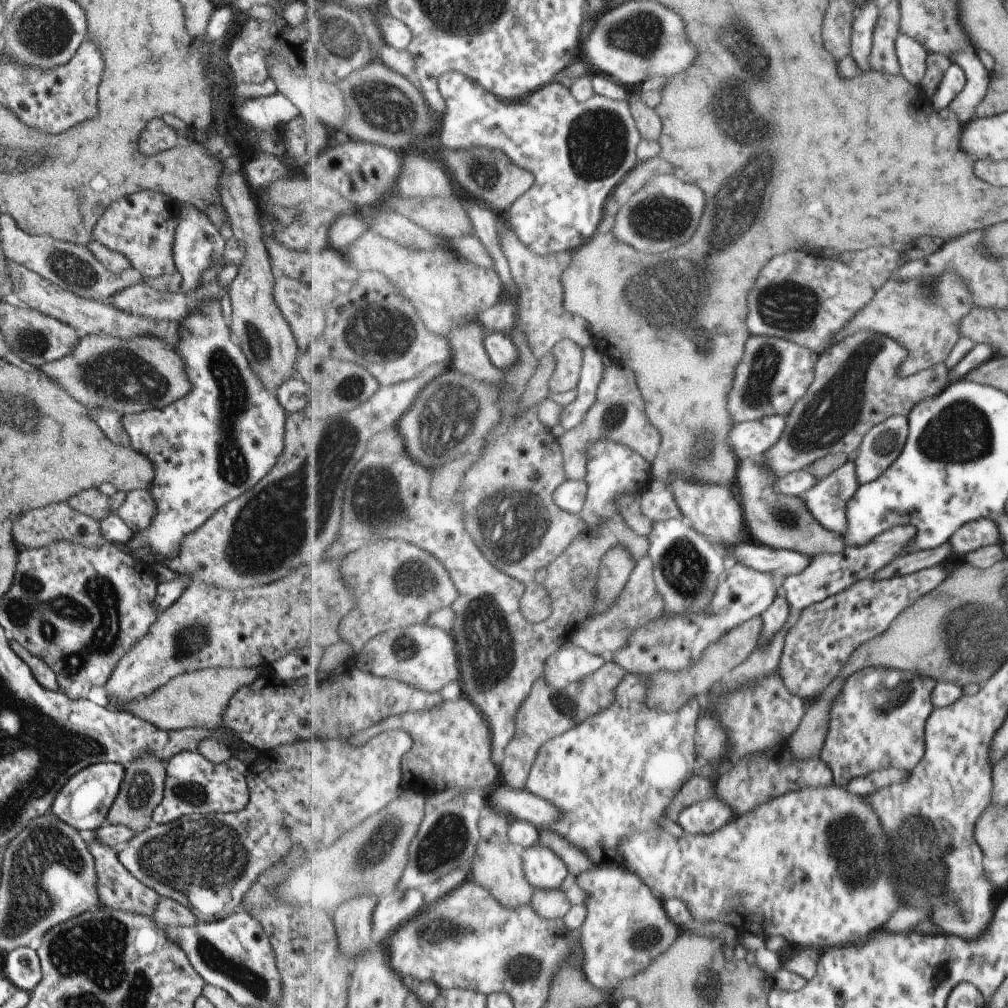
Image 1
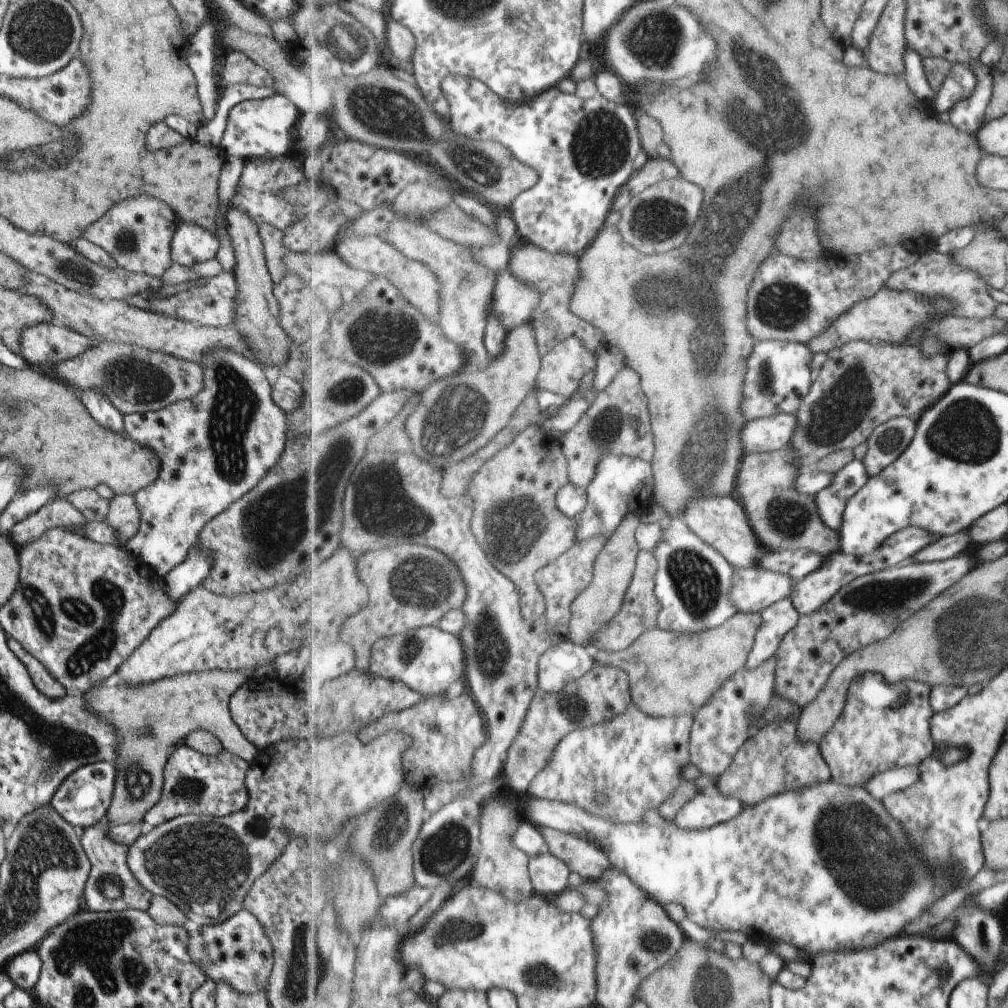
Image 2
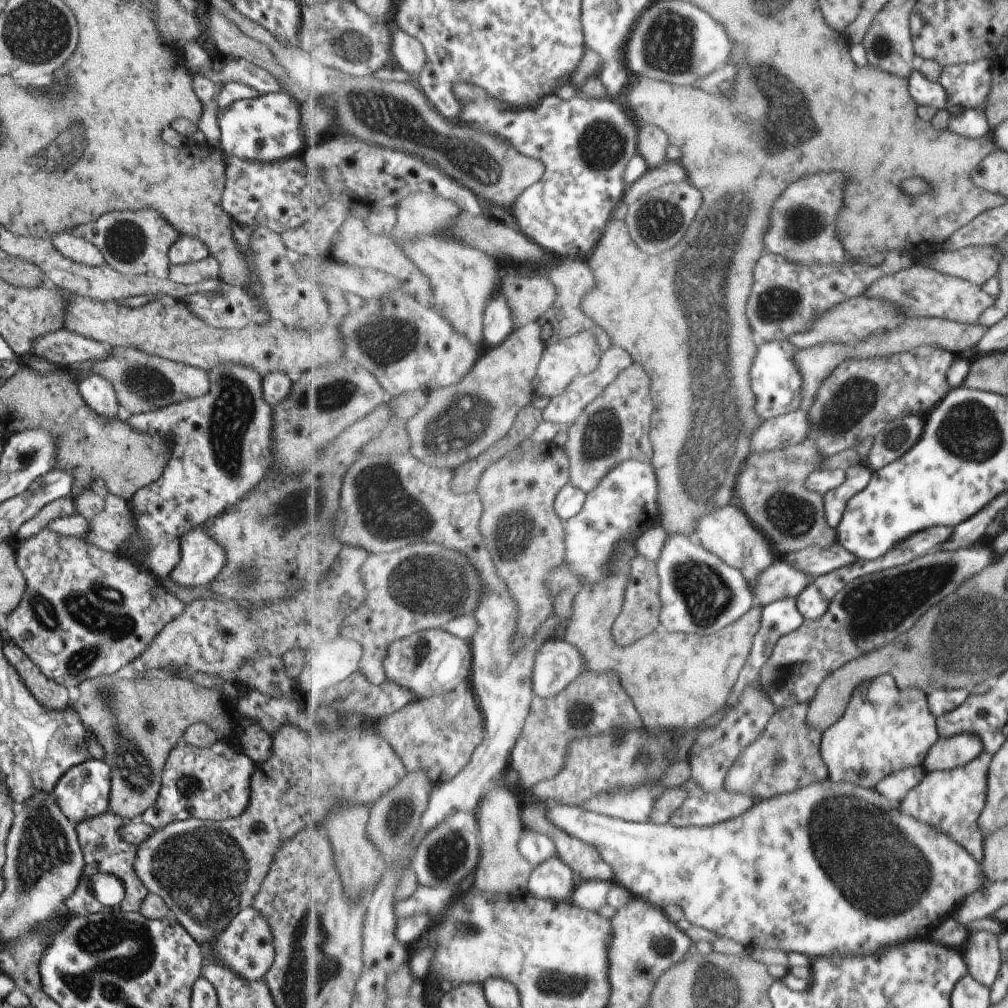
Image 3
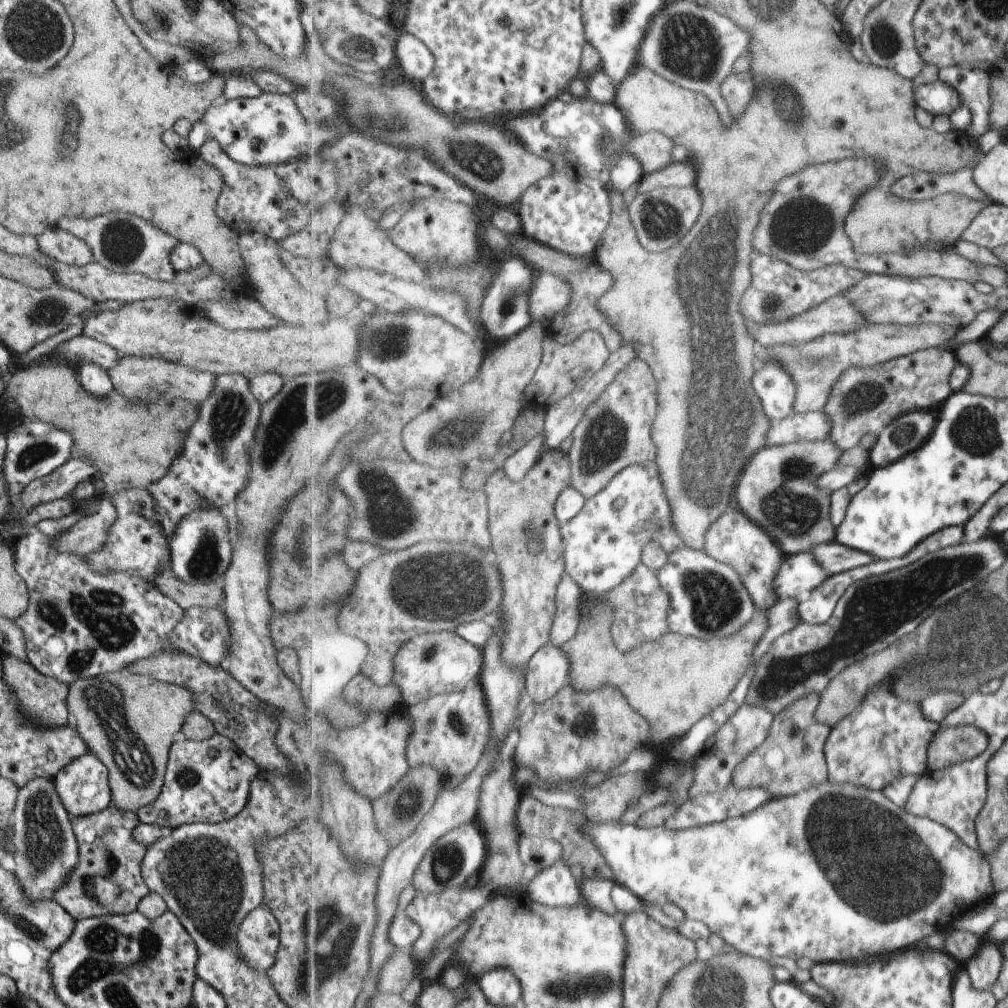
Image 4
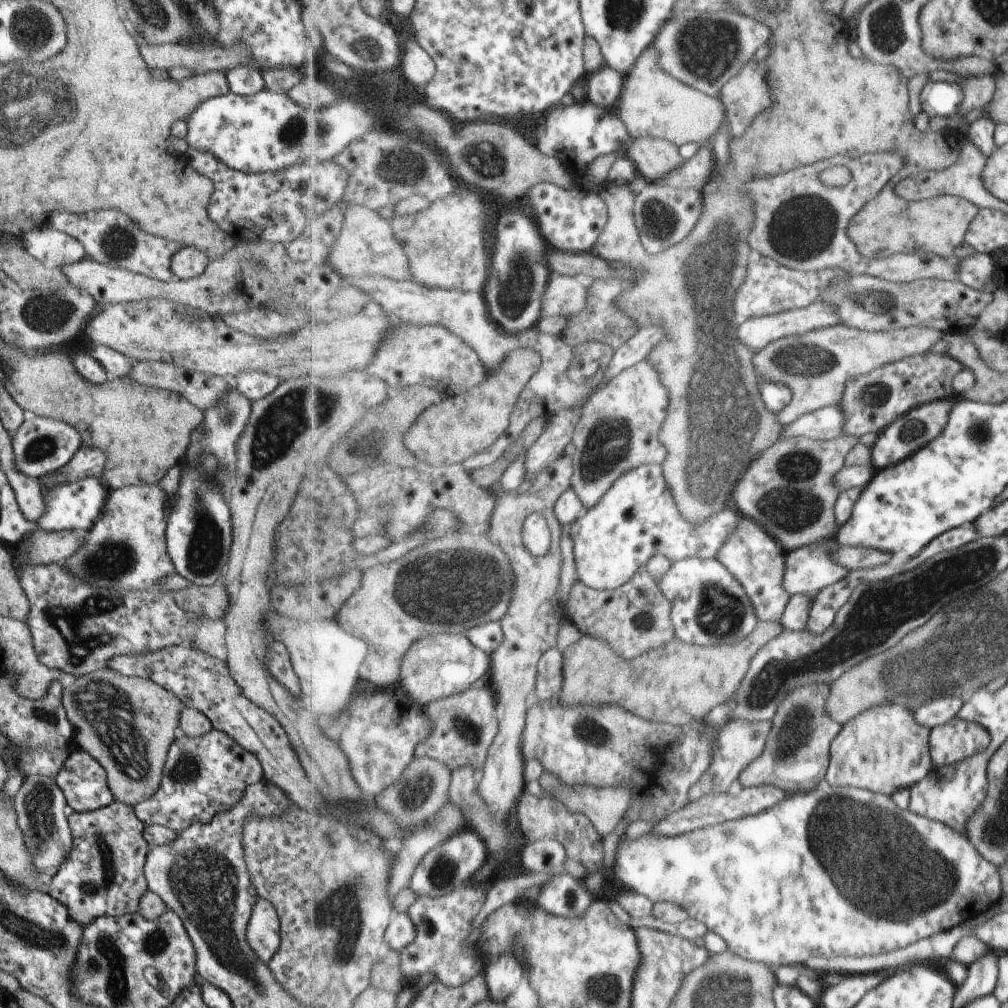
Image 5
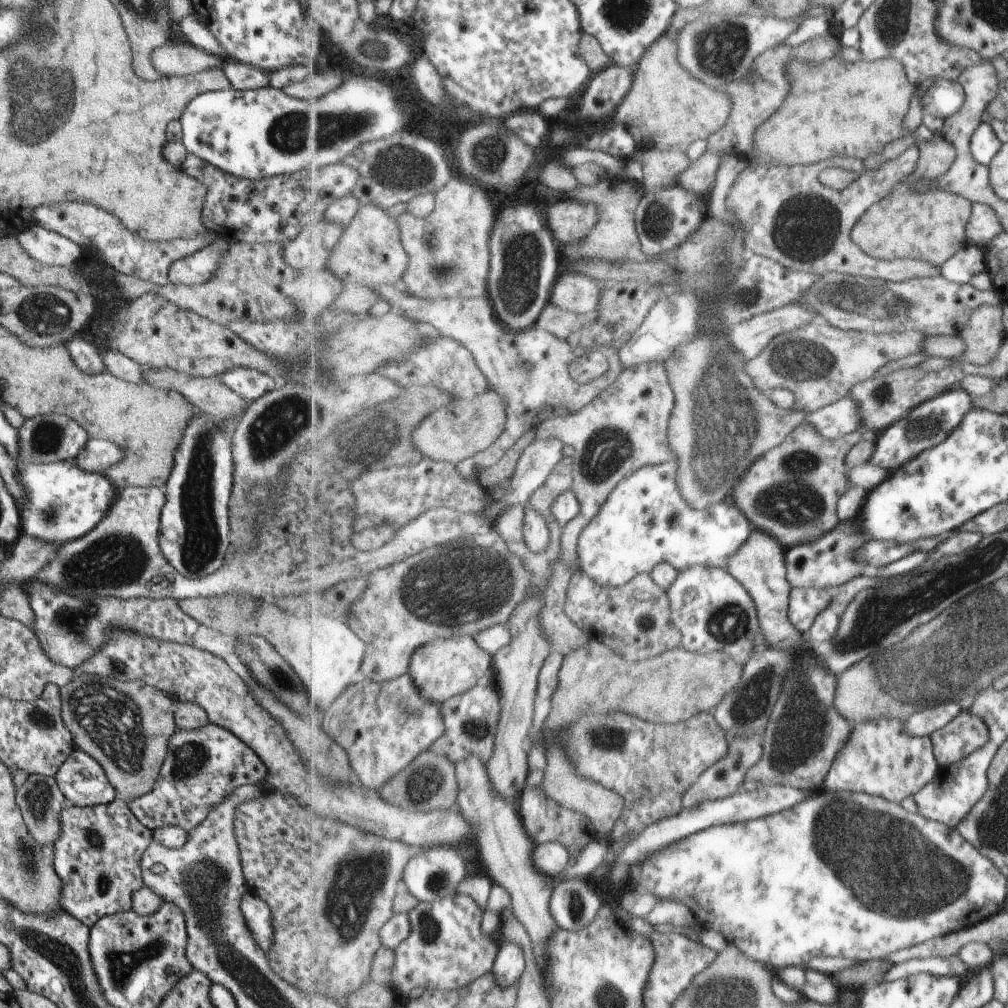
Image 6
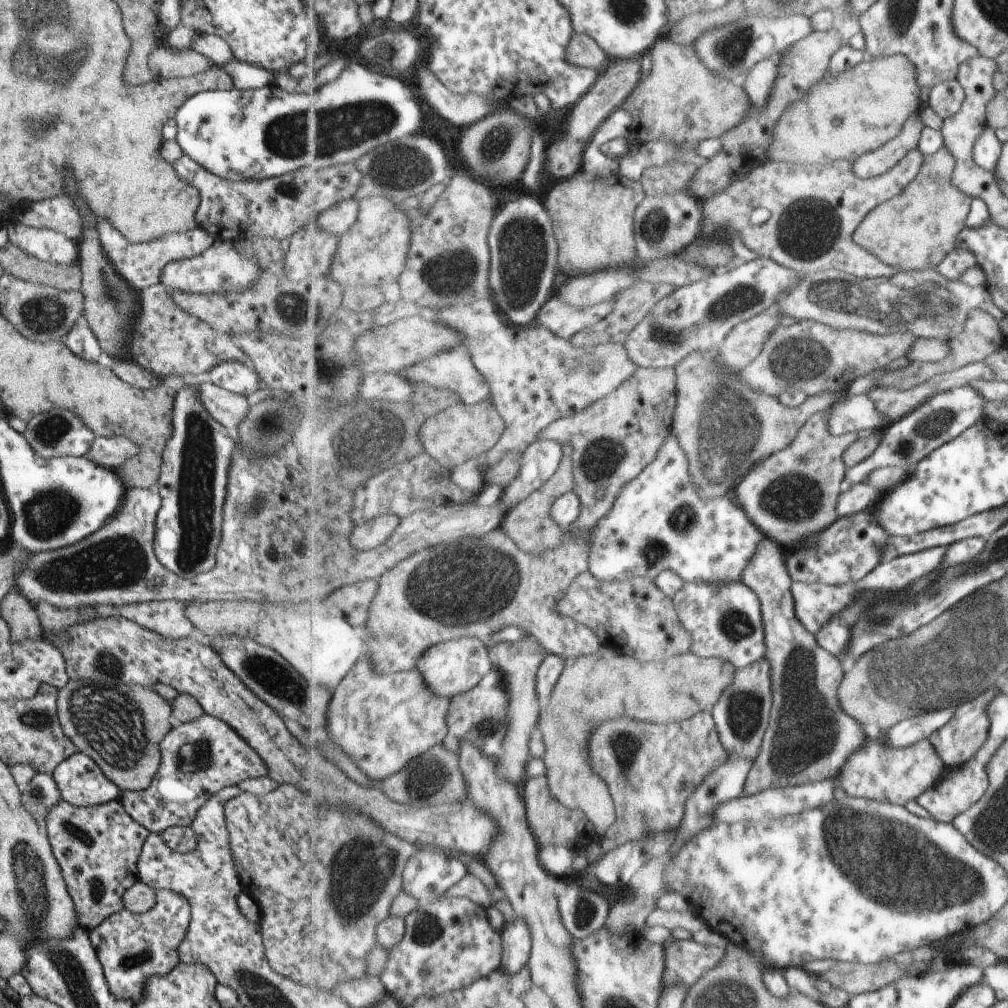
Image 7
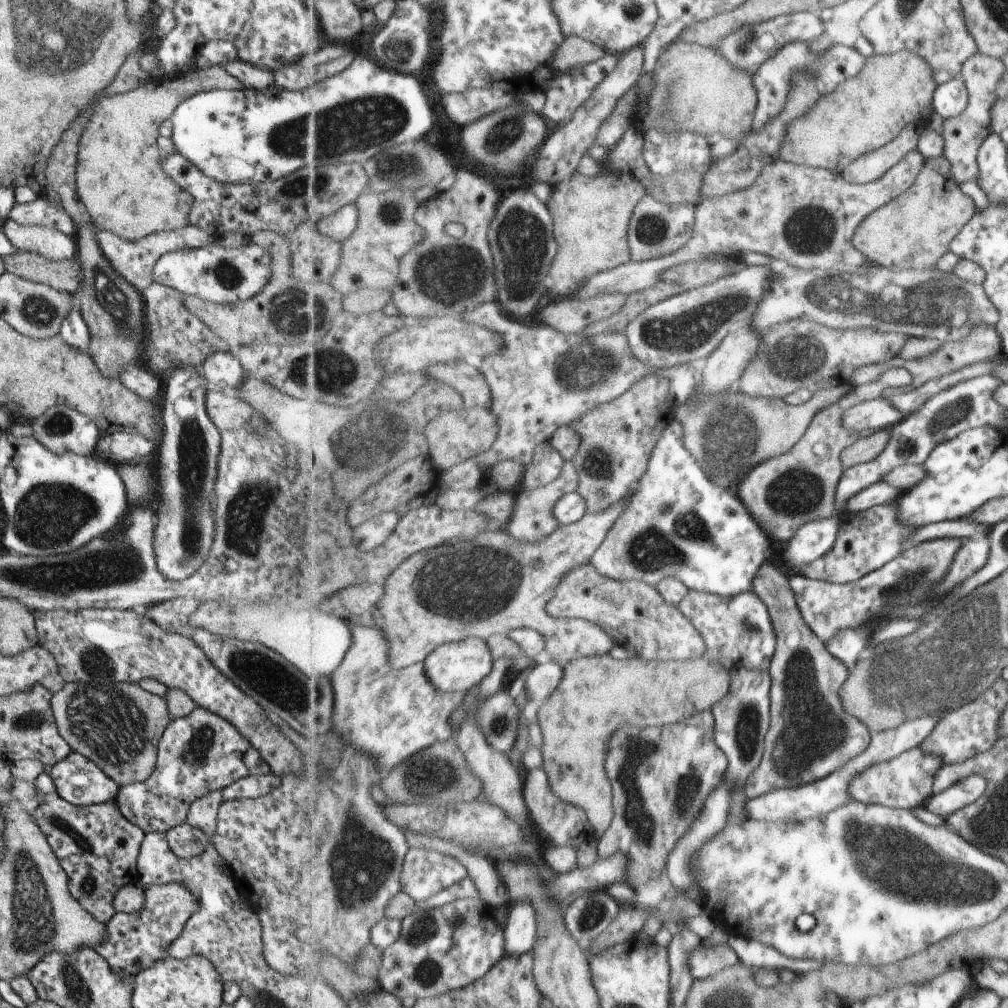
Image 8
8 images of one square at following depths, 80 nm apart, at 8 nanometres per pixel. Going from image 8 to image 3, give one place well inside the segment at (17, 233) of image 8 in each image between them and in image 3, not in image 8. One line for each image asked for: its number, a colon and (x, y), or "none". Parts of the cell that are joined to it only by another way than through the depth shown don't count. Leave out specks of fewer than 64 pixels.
3: (77, 249)
4: (58, 245)
5: (54, 248)
6: (49, 247)
7: (47, 245)

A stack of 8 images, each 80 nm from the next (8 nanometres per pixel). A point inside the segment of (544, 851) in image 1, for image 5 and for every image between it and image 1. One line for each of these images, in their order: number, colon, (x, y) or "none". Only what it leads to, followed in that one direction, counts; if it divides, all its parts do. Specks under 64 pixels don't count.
2: (549, 874)
3: (553, 879)
4: (556, 886)
5: (563, 895)

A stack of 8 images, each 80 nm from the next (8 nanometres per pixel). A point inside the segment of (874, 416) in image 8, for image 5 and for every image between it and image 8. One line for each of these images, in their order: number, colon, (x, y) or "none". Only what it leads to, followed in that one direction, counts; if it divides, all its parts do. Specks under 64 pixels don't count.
5: (827, 423)
6: (834, 421)
7: (854, 413)

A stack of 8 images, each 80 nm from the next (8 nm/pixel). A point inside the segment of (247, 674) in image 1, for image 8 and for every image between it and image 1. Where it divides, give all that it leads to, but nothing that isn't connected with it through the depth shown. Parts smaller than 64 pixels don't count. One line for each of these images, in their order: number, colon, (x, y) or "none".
2: (148, 719)
3: (137, 721)
4: (129, 723)
5: (126, 724)
6: (124, 726)
7: (119, 727)
8: (117, 726)

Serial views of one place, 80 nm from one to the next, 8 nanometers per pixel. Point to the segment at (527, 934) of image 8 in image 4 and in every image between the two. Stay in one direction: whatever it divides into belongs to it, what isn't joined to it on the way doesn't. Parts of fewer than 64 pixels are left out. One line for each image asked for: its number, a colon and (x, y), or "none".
4: (502, 987)
5: (504, 975)
6: (510, 965)
7: (517, 943)

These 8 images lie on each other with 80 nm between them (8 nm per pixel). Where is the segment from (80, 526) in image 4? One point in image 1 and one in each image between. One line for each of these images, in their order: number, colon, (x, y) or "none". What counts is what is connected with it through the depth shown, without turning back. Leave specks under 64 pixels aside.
1: (138, 508)
2: (123, 515)
3: (111, 527)

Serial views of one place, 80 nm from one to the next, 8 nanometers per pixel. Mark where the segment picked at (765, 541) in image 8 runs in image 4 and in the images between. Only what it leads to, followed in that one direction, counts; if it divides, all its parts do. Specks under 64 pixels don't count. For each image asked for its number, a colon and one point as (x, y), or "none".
4: (604, 543)
5: (637, 518)
6: (646, 521)
7: (658, 521)

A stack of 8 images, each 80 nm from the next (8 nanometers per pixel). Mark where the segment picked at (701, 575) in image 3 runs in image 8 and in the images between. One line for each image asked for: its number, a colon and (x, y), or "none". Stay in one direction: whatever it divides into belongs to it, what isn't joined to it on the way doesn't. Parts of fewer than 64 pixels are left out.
4: (708, 598)
5: (710, 606)
6: (713, 610)
7: (727, 622)
8: (741, 628)

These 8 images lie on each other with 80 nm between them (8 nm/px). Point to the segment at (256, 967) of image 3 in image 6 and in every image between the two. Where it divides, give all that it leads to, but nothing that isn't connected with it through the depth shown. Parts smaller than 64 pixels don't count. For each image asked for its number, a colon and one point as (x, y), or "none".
4: (256, 941)
5: (262, 929)
6: (257, 916)

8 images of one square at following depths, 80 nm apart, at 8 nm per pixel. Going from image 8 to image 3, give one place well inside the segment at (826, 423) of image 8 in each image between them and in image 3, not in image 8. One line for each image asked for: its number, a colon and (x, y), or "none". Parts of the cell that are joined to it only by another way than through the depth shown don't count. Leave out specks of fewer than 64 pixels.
3: (771, 487)
4: (778, 490)
5: (789, 490)
6: (792, 492)
7: (793, 493)

